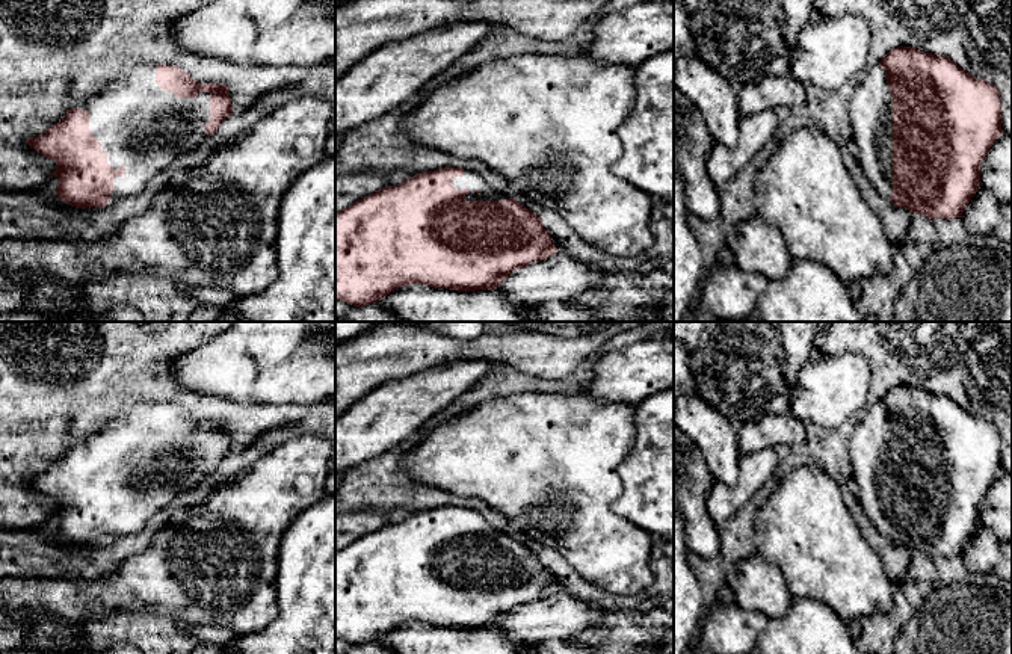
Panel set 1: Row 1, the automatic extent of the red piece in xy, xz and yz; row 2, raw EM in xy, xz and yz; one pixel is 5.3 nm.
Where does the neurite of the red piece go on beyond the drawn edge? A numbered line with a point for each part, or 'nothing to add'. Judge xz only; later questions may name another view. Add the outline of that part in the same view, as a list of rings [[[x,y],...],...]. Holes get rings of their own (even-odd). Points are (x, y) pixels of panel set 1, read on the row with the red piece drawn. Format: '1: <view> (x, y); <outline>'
1: xz (470, 180); [[[464,169],[462,177],[453,177],[452,186],[455,189],[470,190],[470,193],[464,196],[465,201],[506,201],[514,195],[514,192],[500,193],[494,190],[479,174],[468,169]]]

